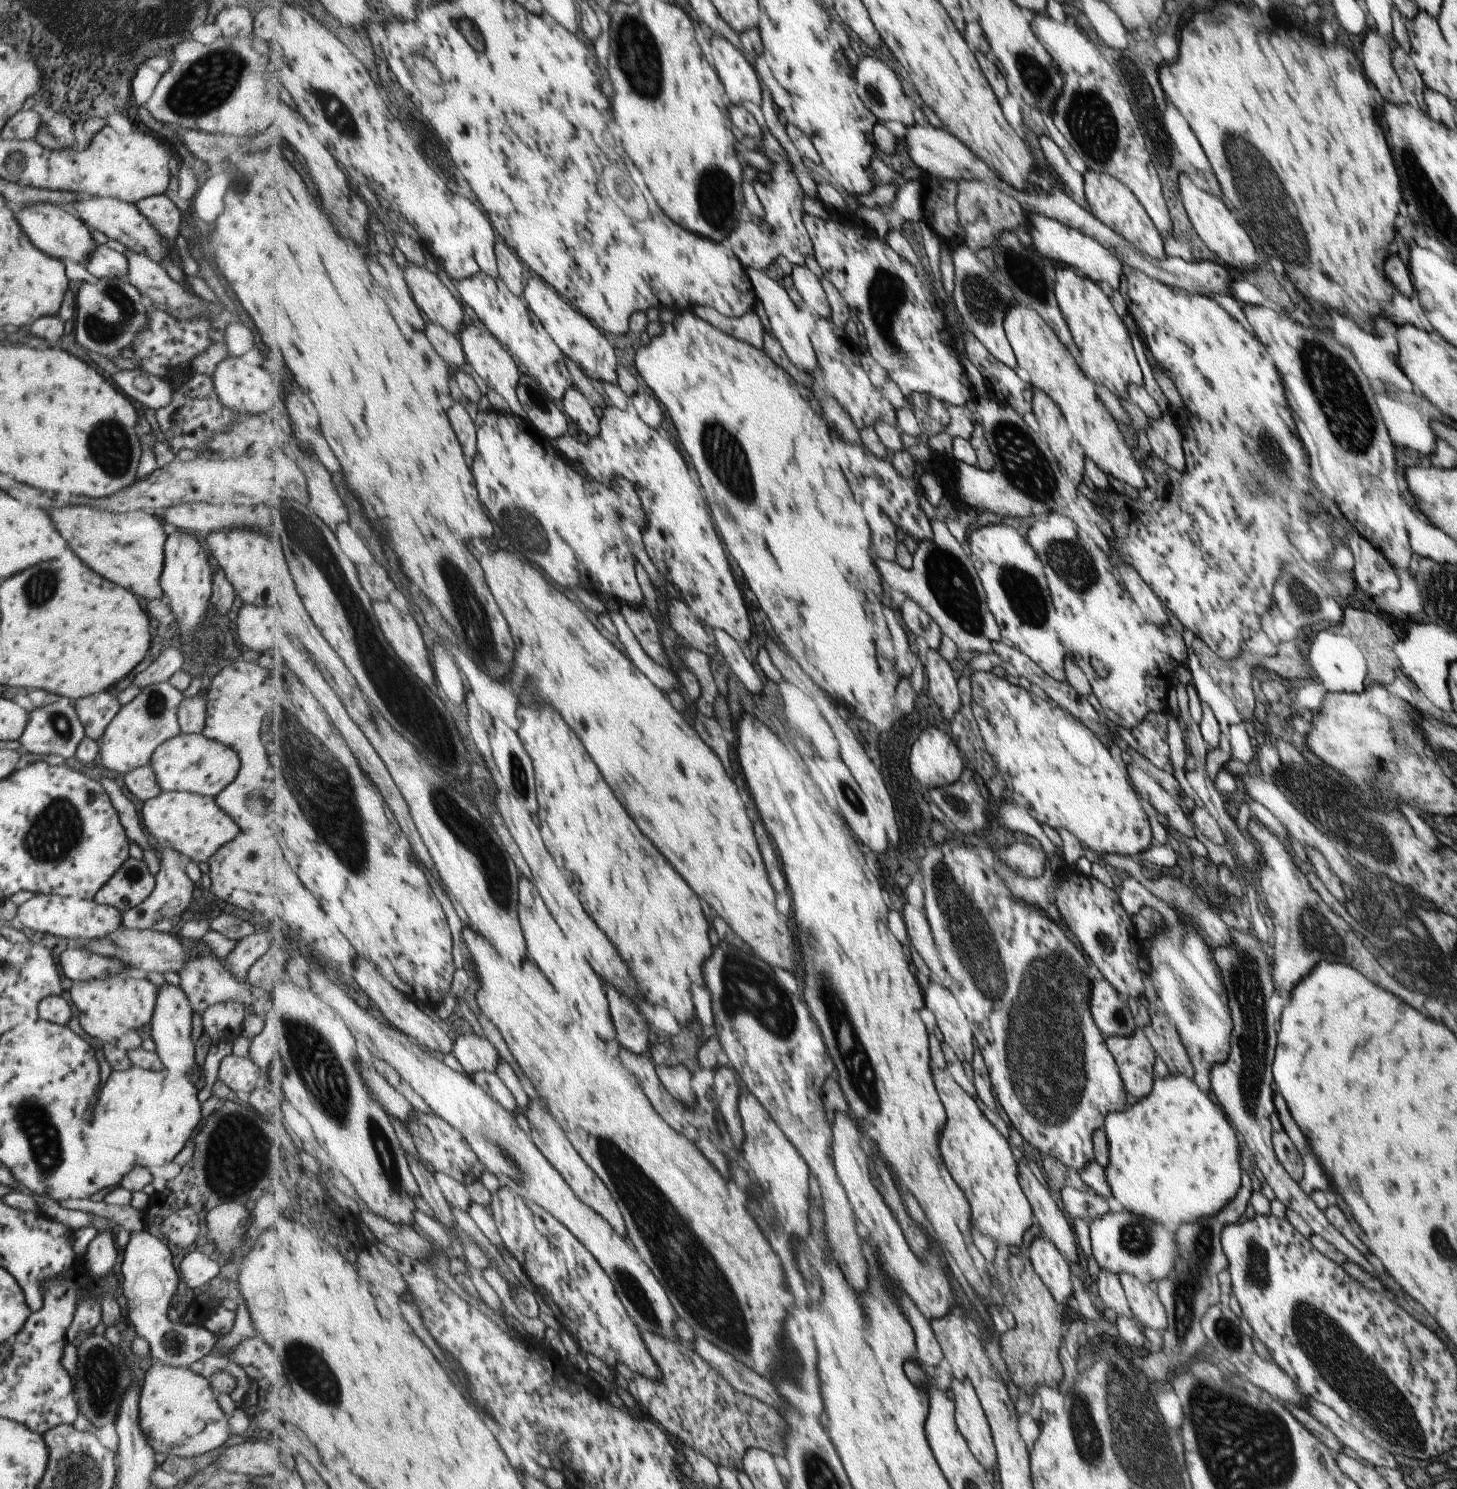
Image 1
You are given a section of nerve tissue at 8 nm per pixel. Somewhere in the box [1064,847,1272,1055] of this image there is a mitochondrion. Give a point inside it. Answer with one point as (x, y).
(1106, 944)

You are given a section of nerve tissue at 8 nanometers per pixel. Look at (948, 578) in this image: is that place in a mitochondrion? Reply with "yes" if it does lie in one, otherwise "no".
yes

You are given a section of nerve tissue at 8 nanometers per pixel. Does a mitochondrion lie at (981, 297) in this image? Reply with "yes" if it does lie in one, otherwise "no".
yes

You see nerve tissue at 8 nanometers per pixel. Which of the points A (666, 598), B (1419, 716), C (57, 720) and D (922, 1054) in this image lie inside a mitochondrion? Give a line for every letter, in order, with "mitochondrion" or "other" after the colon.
A: other
B: other
C: mitochondrion
D: other

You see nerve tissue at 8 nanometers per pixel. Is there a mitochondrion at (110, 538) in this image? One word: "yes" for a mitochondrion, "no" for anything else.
no

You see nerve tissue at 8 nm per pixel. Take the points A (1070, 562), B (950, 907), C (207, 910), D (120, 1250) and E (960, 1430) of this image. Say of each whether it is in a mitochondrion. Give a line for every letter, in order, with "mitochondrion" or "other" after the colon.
A: mitochondrion
B: mitochondrion
C: other
D: other
E: other

